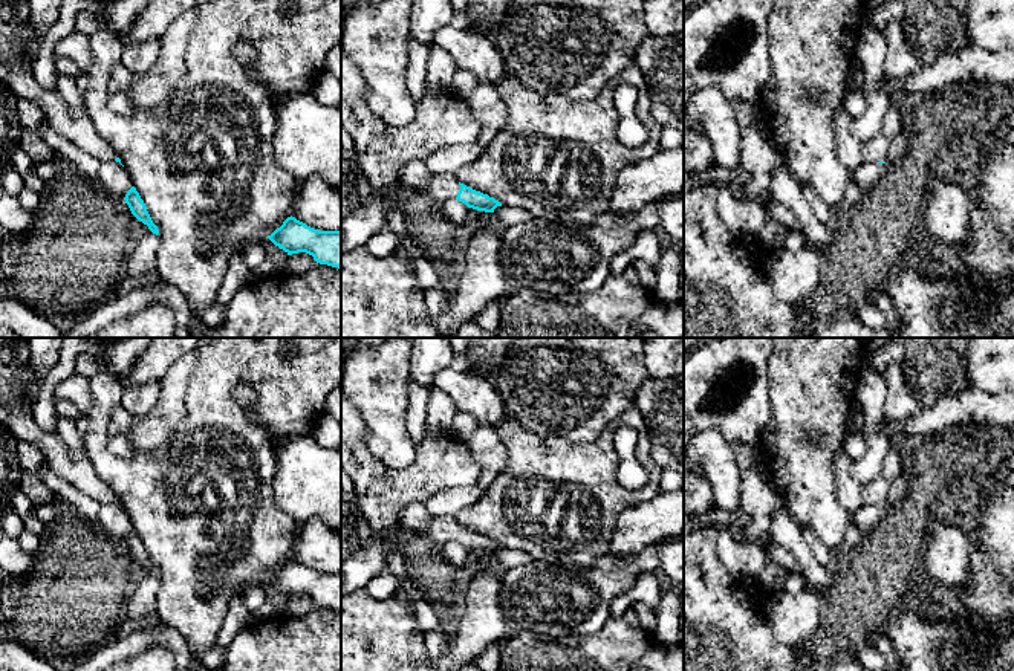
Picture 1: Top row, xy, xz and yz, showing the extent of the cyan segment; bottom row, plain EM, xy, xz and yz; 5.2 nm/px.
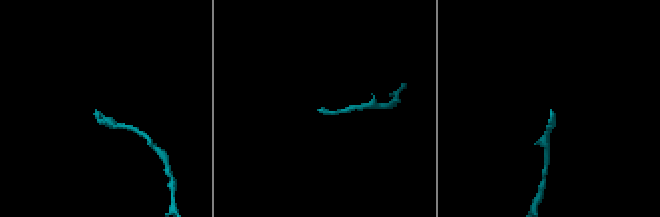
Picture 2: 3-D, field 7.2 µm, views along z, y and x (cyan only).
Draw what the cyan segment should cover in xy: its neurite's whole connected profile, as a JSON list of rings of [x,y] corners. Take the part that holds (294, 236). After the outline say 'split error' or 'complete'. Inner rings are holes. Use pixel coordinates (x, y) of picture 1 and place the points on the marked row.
[[[288,217],[268,238],[288,255],[306,252],[320,264],[341,269],[341,231],[320,231]]]; complete

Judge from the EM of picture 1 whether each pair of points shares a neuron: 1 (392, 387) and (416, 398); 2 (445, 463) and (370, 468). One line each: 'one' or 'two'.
1: two
2: one

